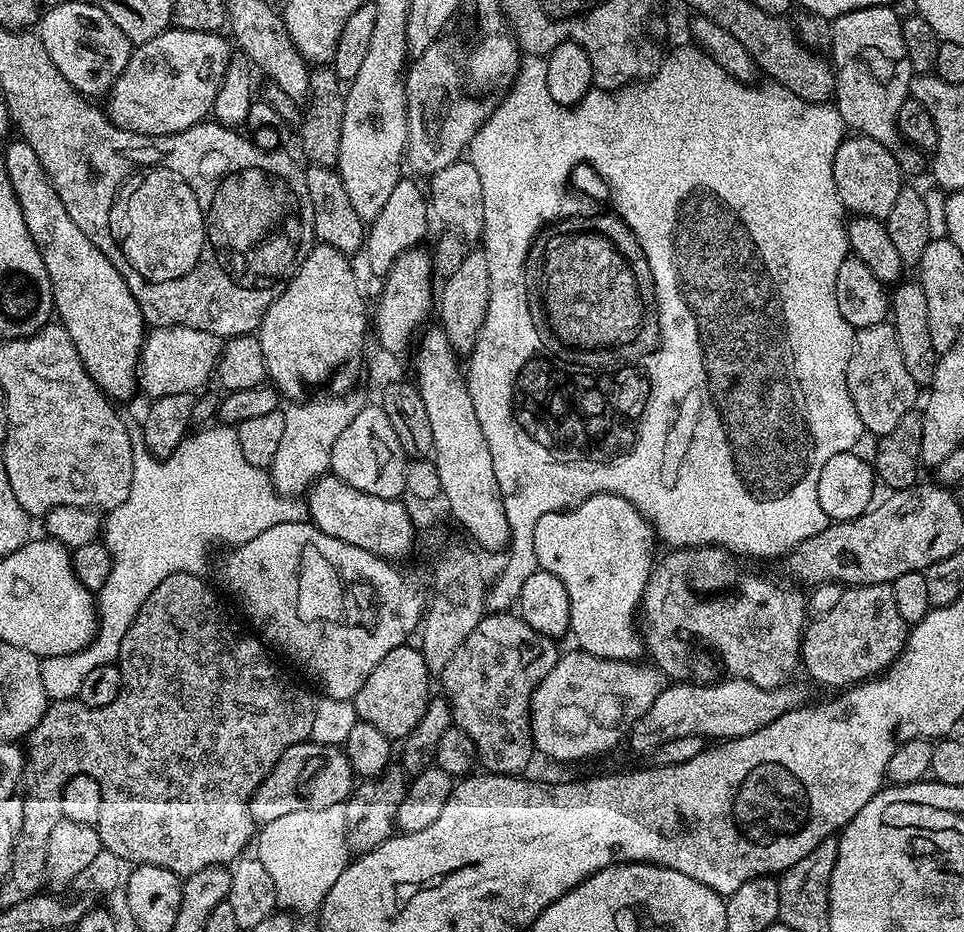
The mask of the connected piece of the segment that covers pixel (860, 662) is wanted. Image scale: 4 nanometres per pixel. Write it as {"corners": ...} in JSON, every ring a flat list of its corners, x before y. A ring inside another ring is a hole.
{"corners":[[862,584,844,588,842,598,830,610,819,613,800,640,800,662,820,684,832,690,879,676,900,657,910,626,898,614,891,584]]}

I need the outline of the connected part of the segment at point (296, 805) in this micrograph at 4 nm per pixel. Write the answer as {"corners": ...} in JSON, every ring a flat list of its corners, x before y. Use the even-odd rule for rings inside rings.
{"corners":[[309,738,303,744,295,744,278,758,276,768,252,795,248,809,253,821,263,826,283,818,286,814,294,814,297,810,326,810,343,805,354,791,354,773,343,747,332,744,315,744]]}

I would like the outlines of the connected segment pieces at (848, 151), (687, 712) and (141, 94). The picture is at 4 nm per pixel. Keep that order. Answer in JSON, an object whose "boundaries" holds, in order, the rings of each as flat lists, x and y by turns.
{"boundaries":[[[849,135,838,146,838,154,834,154,834,186,838,190,838,198,845,209,856,216,887,220,902,187,900,179,900,164,893,149,874,142,868,136]],[[717,679,711,683,672,682,654,698,654,706,630,729,630,741,636,752,655,753,660,745,674,738,702,736,712,742,749,736,797,707,791,687,763,688,754,682]],[[169,27,167,32,150,38,150,42,133,47,132,57,128,59,127,66,106,97,107,119,112,121,115,128,137,132,143,136,178,134,190,126,201,123,211,113,212,103,218,94,220,83,226,74,226,66,233,54,234,48,229,37,220,32]]]}

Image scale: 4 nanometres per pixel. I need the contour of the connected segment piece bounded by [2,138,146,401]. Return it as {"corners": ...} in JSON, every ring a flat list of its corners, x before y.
{"corners":[[13,138,4,148,2,162,6,166,6,174,10,178,10,186,18,198,18,206,22,210,22,222,26,222,26,230,30,230,30,238,34,238,34,246,38,246,38,254,42,254,42,262,46,262,46,270,50,274,52,287,52,303,59,323,70,334,74,346,78,350,78,358,82,358,84,368,90,378,99,386,105,396,116,400,128,400,138,392,138,369,140,366,140,350,144,346,146,325,144,315,134,298,130,288,114,270,110,258,98,250,77,224,66,214,66,206,62,206,62,198,58,198,58,190,50,182,46,170,42,170,42,162,38,162,38,154,25,140]]}

